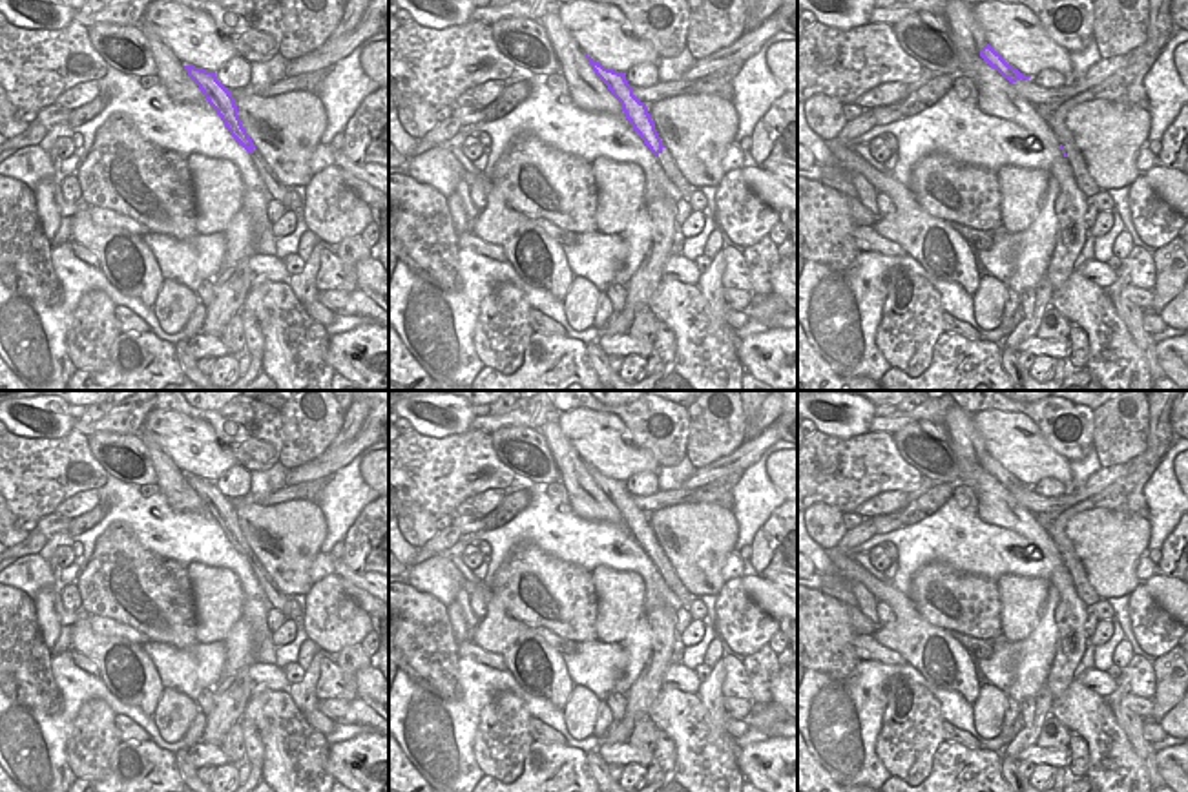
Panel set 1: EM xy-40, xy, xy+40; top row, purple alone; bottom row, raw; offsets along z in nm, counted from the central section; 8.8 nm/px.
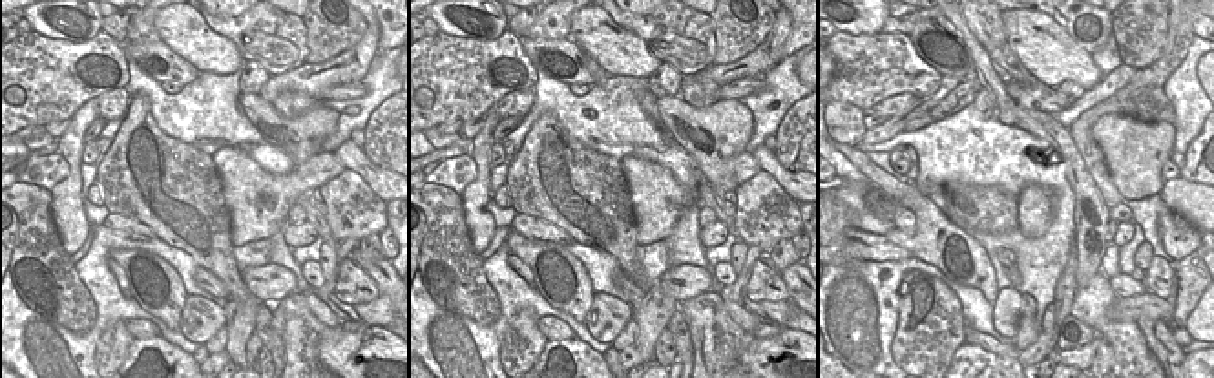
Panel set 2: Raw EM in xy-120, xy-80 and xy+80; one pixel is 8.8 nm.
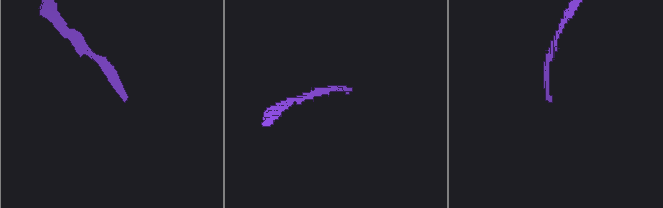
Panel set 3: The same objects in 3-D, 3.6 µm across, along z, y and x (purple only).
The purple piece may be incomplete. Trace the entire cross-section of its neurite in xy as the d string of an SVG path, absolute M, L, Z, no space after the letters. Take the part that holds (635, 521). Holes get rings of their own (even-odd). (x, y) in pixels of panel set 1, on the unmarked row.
M588 464L586 467L595 484L608 495L611 504L620 511L628 531L633 535L633 538L639 542L639 546L644 549L650 560L657 566L666 586L673 591L677 606L688 608L688 604L695 597L684 588L675 569L672 568L668 557L662 553L646 513L633 504L635 495L628 493L624 482L608 478Z

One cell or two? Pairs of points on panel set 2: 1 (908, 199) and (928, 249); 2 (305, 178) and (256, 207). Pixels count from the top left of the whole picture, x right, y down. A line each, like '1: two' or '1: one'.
1: one
2: one

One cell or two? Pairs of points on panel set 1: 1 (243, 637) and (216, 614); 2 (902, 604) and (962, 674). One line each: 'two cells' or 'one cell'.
1: two cells
2: one cell

